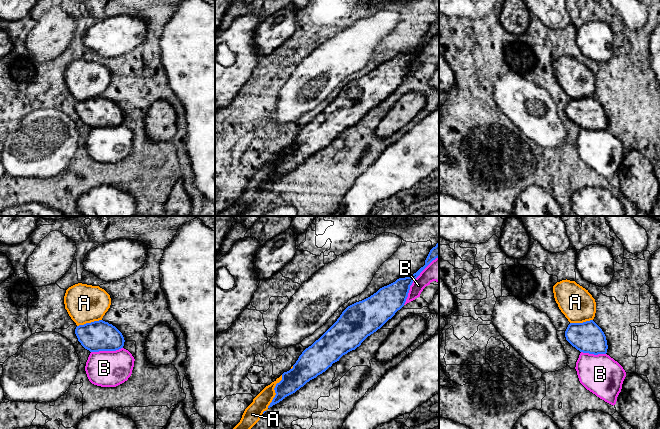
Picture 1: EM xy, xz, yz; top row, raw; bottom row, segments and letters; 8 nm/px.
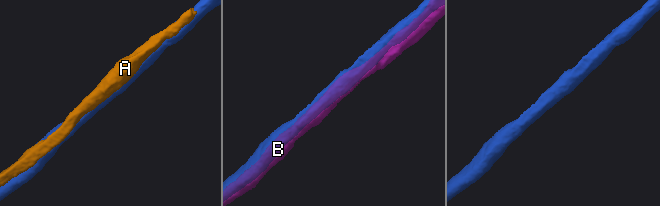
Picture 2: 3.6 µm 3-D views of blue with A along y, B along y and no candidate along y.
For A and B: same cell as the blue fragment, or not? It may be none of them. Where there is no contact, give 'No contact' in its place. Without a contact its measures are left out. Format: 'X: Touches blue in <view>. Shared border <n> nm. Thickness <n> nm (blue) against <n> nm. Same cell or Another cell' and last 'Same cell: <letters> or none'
A: Touches blue in xz. Shared border 300 nm. Thickness 170 nm (blue) against 140 nm. Another cell
B: Touches blue in xz. Shared border 480 nm. Thickness 220 nm (blue) against 180 nm. Another cell
Same cell: none

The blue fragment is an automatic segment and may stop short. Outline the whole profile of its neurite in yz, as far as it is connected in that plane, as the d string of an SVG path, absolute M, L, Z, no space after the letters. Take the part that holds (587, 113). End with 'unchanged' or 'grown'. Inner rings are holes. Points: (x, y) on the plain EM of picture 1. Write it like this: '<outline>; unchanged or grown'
M593 96L570 99L565 107L565 113L580 128L594 131L607 129L606 112Z; unchanged

